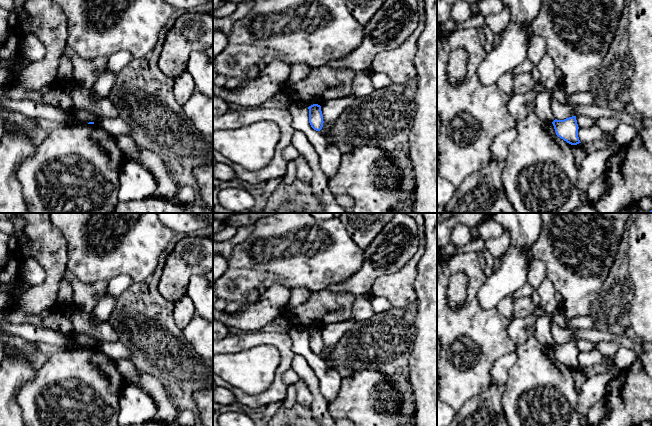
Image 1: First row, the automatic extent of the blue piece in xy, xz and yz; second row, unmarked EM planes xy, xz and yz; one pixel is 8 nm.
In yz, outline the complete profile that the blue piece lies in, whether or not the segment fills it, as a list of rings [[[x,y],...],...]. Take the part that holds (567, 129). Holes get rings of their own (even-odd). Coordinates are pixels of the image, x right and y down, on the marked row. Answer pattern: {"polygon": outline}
{"polygon": [[[576,116],[564,120],[555,119],[552,122],[556,135],[571,145],[577,145],[580,142],[578,137],[578,124]]]}

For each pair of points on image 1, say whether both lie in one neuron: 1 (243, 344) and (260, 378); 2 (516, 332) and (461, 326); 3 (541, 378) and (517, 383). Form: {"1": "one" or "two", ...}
{"1": "two", "2": "two", "3": "one"}

